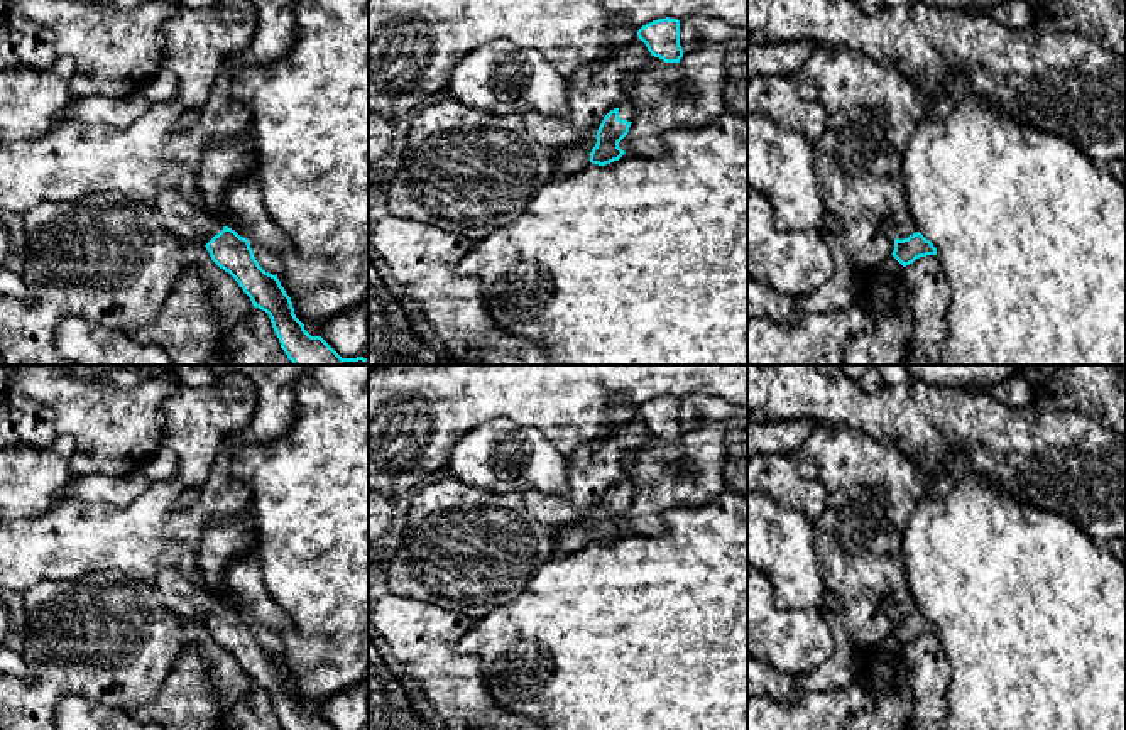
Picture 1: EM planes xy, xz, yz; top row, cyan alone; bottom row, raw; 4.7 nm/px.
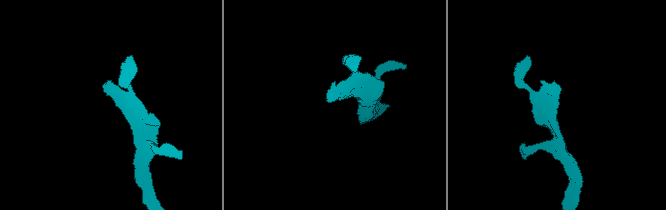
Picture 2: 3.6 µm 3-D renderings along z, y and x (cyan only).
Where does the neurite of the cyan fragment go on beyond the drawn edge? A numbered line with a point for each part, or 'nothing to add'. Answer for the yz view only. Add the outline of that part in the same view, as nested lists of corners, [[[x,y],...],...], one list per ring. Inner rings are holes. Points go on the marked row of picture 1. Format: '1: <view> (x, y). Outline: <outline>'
1: yz (905, 230). Outline: [[[910,220],[903,225],[898,225],[898,226],[891,226],[891,228],[886,228],[884,233],[891,238],[908,238],[910,235],[916,233],[918,228],[915,226],[915,223]]]

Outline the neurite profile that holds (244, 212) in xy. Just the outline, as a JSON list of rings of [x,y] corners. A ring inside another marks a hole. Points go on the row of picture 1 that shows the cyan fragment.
[[[257,174],[233,181],[227,188],[221,210],[213,218],[249,242],[260,243],[279,259],[289,248],[289,240],[264,206]]]

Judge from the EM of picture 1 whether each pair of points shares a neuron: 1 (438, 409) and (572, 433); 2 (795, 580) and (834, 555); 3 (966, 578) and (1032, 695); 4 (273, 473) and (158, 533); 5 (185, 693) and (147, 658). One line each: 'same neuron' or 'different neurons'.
1: same neuron
2: different neurons
3: same neuron
4: different neurons
5: different neurons

